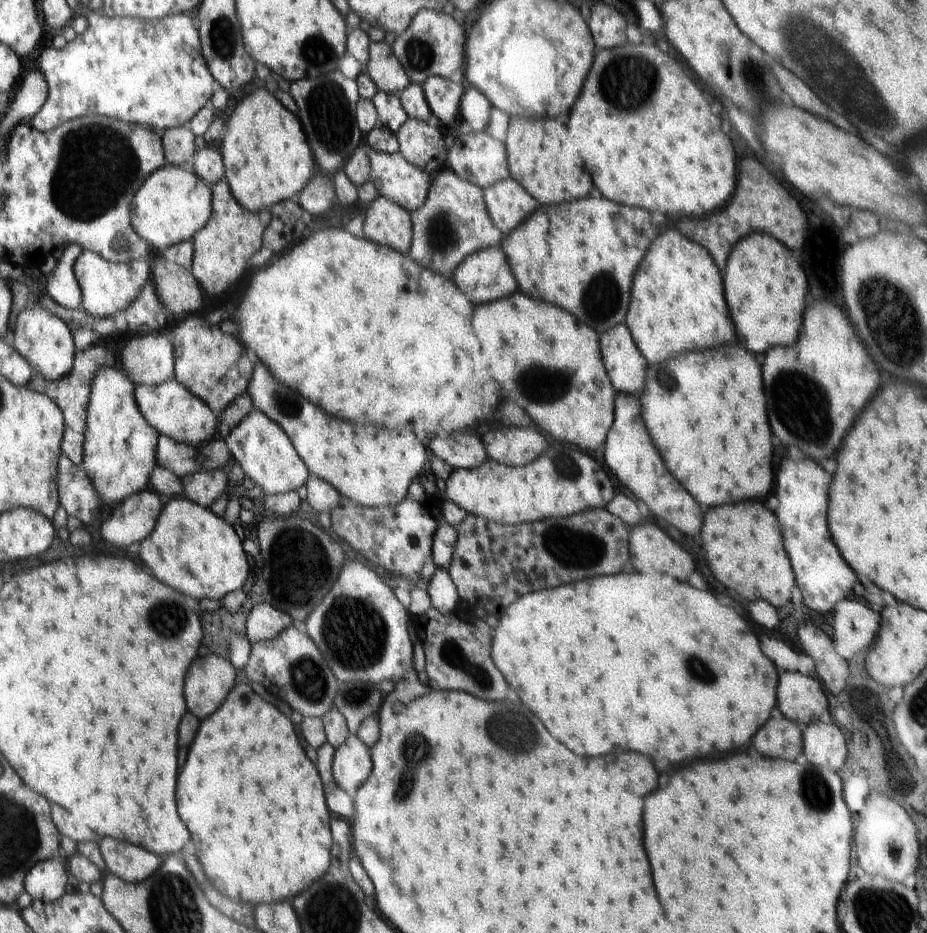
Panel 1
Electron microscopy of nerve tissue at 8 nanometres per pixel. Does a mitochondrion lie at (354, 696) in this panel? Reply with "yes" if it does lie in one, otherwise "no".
yes

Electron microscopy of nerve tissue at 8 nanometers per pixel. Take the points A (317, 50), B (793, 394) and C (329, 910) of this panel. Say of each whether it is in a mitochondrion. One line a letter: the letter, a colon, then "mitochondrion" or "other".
A: mitochondrion
B: mitochondrion
C: mitochondrion

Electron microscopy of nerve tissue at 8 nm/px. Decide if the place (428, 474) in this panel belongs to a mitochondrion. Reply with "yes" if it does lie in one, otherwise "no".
no

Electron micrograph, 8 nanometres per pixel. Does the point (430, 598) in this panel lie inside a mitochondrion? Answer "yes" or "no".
no

